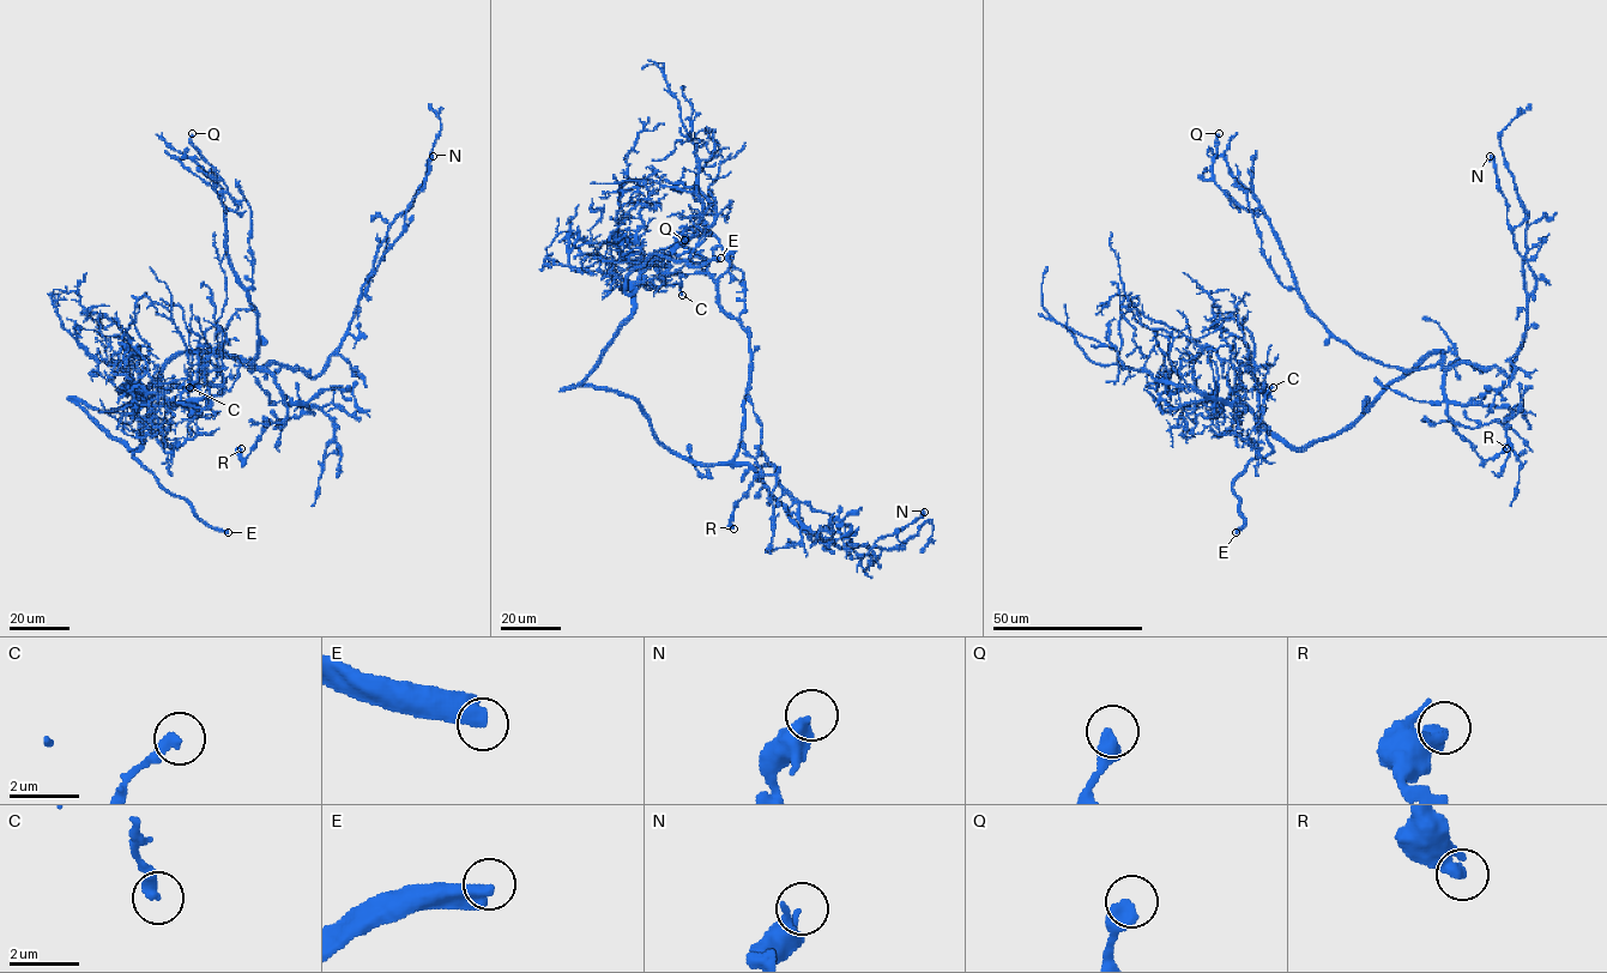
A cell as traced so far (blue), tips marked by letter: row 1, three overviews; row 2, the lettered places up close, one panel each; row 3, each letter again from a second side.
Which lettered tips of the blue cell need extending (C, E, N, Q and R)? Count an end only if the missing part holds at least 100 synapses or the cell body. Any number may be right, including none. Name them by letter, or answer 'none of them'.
E

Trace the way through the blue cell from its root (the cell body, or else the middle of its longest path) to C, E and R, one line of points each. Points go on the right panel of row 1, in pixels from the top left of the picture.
C: (1375, 399), (1345, 429), (1303, 449), (1263, 427), (1254, 446), (1248, 437), (1273, 387)
E: (1375, 399), (1345, 429), (1303, 449), (1269, 435), (1272, 452), (1254, 458), (1233, 482), (1244, 520), (1236, 532)
R: (1375, 399), (1421, 358), (1442, 352), (1444, 394), (1454, 427), (1484, 459), (1497, 458), (1506, 448)

